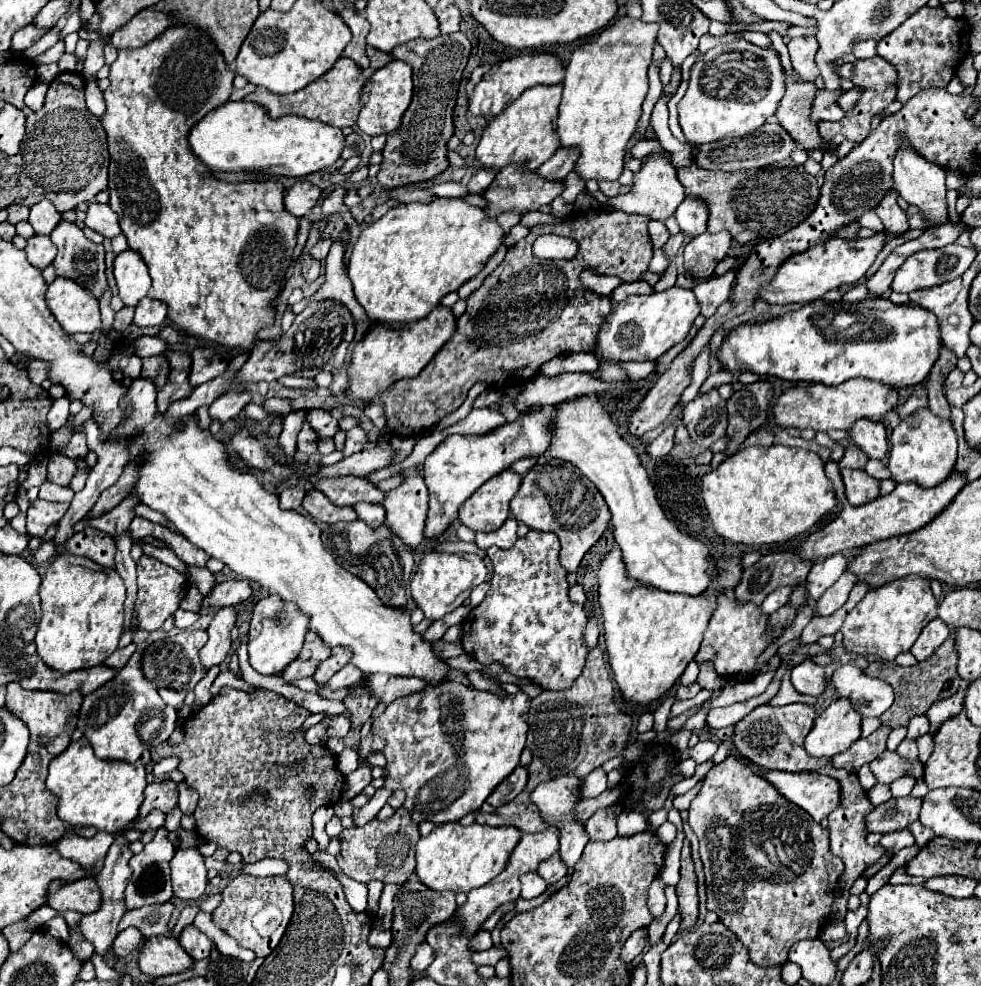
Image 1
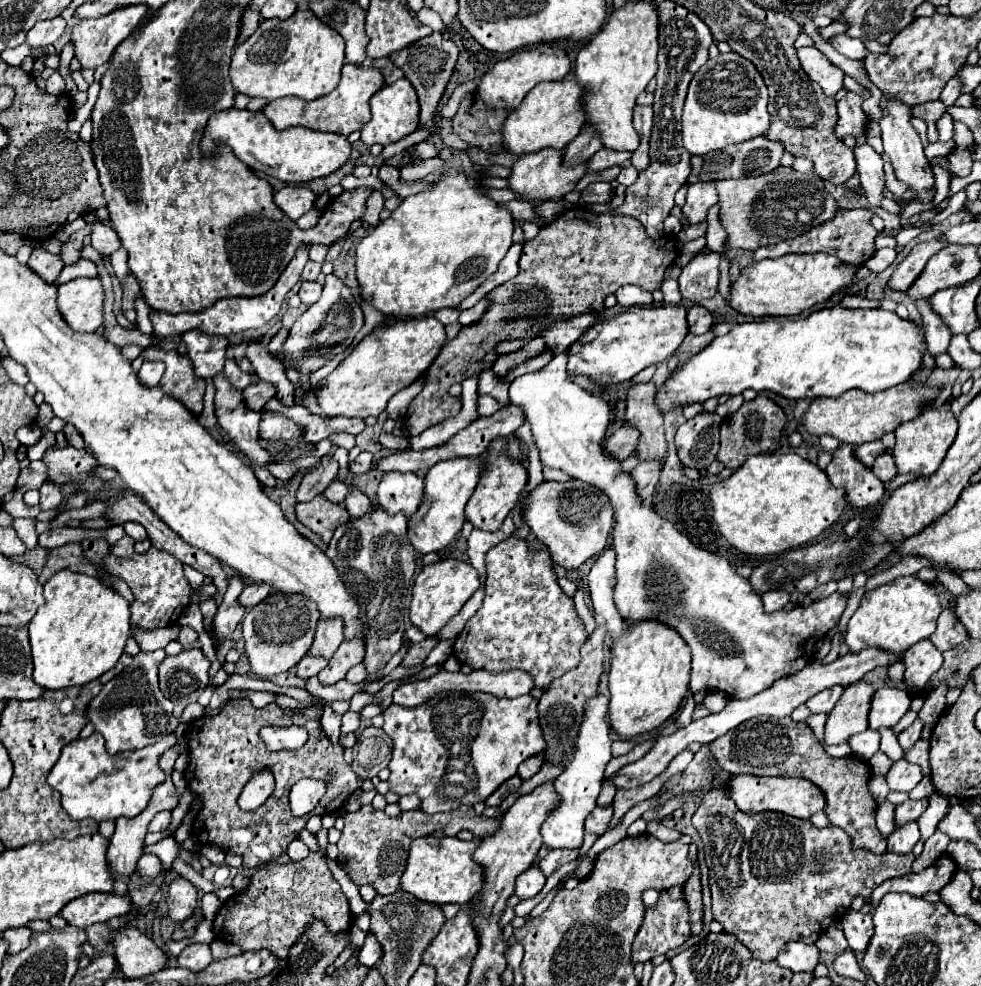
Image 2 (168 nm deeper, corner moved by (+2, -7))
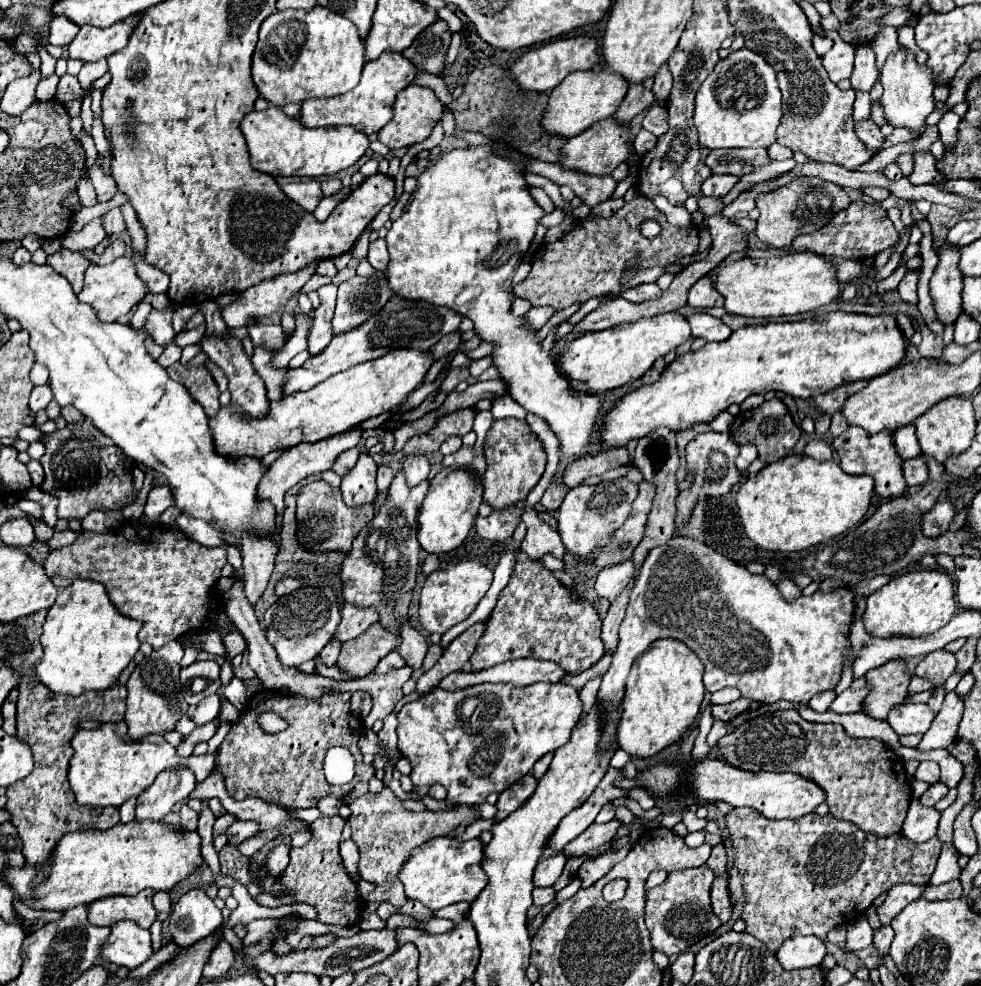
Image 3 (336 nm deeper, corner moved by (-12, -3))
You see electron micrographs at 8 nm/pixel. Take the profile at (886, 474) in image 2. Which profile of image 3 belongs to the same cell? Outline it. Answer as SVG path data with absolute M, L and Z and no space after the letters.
M924 458L904 460L904 478L908 486L920 486L928 480L928 466Z

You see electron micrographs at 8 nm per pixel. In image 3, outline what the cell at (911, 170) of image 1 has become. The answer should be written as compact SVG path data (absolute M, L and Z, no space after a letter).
M902 48L886 58L886 64L880 72L880 82L884 86L882 104L884 104L884 114L888 122L896 128L900 126L910 128L910 130L924 128L926 116L934 110L934 98L932 98L934 82L932 82L930 68L926 64L924 66L918 64L916 54L910 52L908 48Z

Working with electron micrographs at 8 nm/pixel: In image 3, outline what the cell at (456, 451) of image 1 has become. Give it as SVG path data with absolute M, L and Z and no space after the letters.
M442 468L442 472L438 472L430 480L430 490L428 490L428 494L420 506L420 514L418 514L418 542L420 542L422 550L426 550L430 554L444 554L444 552L458 548L464 542L470 528L474 526L474 516L478 514L478 506L482 502L482 484L476 478L478 476L470 474L468 470Z

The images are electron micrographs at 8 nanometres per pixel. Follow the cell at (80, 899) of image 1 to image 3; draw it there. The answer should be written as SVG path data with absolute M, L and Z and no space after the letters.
M146 888L138 896L110 896L96 900L90 906L88 920L96 926L112 926L120 920L134 920L136 924L148 928L156 920L152 894L154 892Z

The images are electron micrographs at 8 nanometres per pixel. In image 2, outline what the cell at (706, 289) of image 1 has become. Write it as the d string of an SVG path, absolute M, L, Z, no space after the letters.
M694 304L688 310L688 326L690 326L692 334L704 334L704 332L708 332L710 326L712 326L712 320L714 320L712 314L704 306Z

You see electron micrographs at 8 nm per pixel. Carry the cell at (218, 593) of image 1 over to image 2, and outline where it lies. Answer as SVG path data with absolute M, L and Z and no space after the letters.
M246 584L242 594L240 594L238 604L244 606L244 608L256 606L256 604L260 604L270 594L270 590L272 588L268 588L268 584Z

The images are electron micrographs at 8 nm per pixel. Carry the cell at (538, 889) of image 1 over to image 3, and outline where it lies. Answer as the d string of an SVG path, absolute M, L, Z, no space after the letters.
M556 854L556 856L550 856L542 862L538 862L538 866L534 870L534 884L552 886L564 870L564 860L568 860L568 858L564 858L564 854Z

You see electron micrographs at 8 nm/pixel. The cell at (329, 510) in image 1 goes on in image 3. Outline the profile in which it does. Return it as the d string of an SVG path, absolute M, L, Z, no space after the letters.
M318 480L310 482L300 488L298 492L298 508L296 508L296 522L298 522L298 544L310 552L350 552L354 538L358 532L374 518L374 506L358 506L350 508L344 504L340 490L332 488L328 482Z

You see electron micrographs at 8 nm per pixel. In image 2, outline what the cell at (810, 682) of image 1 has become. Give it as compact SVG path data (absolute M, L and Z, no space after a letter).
M832 686L832 688L826 688L818 694L814 694L812 698L806 700L806 706L812 710L812 714L818 714L818 712L830 712L834 708L834 704L838 702L840 694L844 692L842 686Z

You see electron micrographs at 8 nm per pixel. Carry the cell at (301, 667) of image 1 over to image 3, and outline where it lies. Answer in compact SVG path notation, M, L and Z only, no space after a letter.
M332 638L324 648L322 648L322 652L320 652L320 658L324 660L324 664L328 664L328 666L332 666L332 664L336 664L336 660L338 660L338 654L340 654L340 640L336 640L336 638Z

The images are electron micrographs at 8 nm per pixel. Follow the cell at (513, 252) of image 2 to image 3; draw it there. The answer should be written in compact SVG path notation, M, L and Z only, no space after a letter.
M392 296L388 300L388 304L378 314L368 318L364 324L334 336L330 346L326 348L326 352L322 352L314 358L308 358L304 362L304 366L300 366L296 370L288 370L284 394L298 392L298 390L310 390L312 386L316 386L318 382L324 382L332 374L338 374L342 370L348 370L348 368L368 362L368 360L376 360L396 348L418 348L418 350L426 352L442 336L456 332L460 322L462 322L462 316L458 316L456 312L450 312L450 308L434 306L424 300L404 300L400 296Z

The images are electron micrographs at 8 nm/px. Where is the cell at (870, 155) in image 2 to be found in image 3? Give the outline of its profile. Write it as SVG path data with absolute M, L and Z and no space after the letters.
M866 118L866 120L860 120L854 124L854 130L858 134L858 138L872 150L872 152L878 152L882 148L882 142L884 142L884 136L878 128L878 124L872 120L872 118Z

